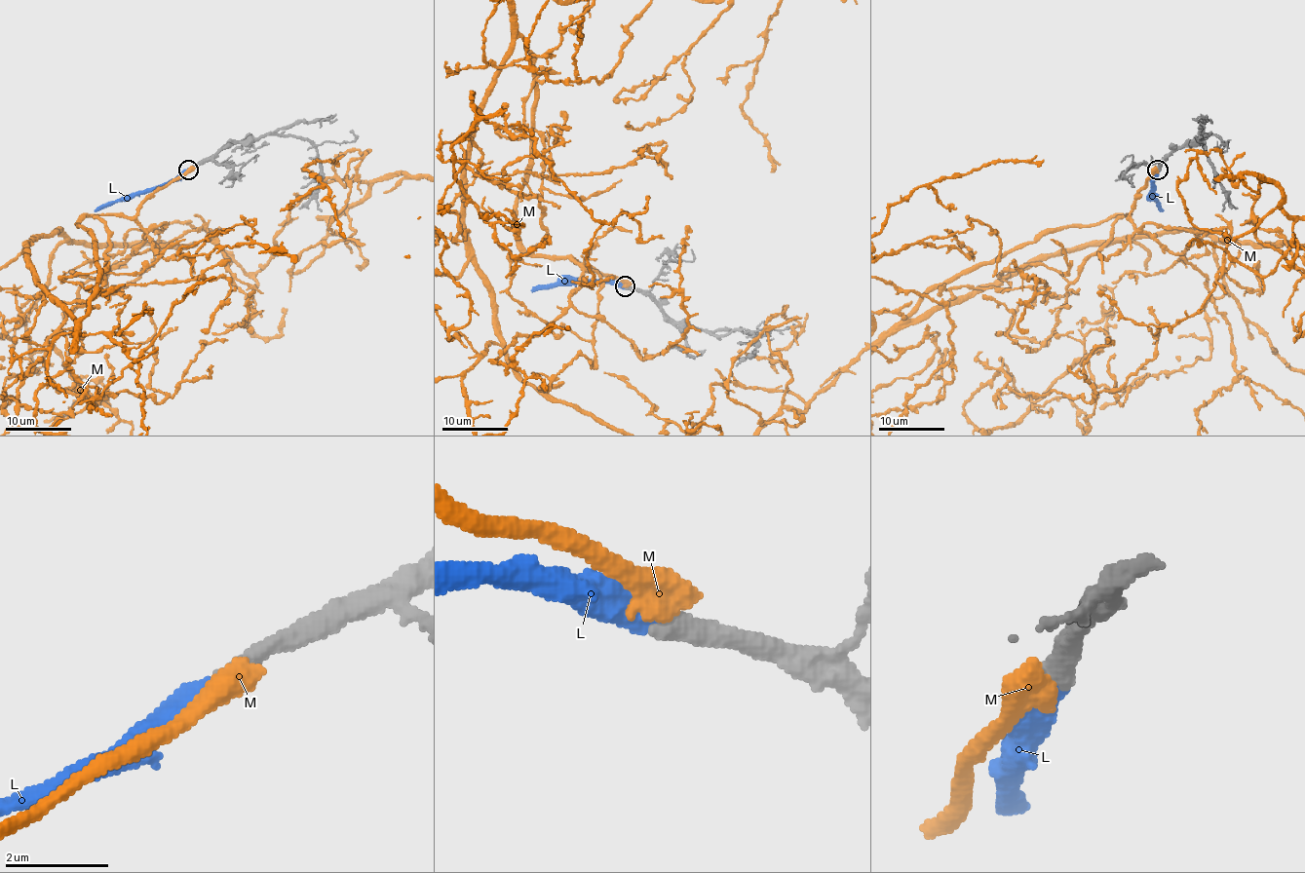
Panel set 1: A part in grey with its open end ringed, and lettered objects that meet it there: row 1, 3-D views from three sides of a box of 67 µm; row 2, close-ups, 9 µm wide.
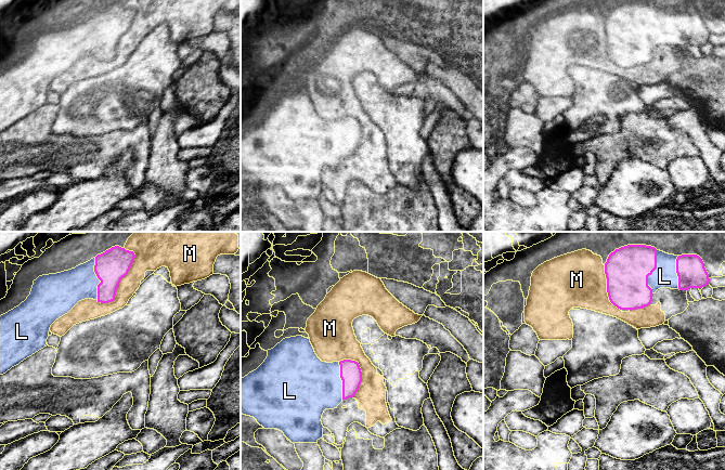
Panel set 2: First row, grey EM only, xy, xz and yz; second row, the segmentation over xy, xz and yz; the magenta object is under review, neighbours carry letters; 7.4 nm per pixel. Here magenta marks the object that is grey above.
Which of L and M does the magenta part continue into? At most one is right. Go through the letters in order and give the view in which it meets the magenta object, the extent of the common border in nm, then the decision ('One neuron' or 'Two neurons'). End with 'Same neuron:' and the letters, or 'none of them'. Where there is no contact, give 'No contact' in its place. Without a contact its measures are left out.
L: Touches magenta in yz. Shared border 320 nm. One neuron
M: Touches magenta in xy. Shared border 460 nm. Two neurons
Same neuron: L

